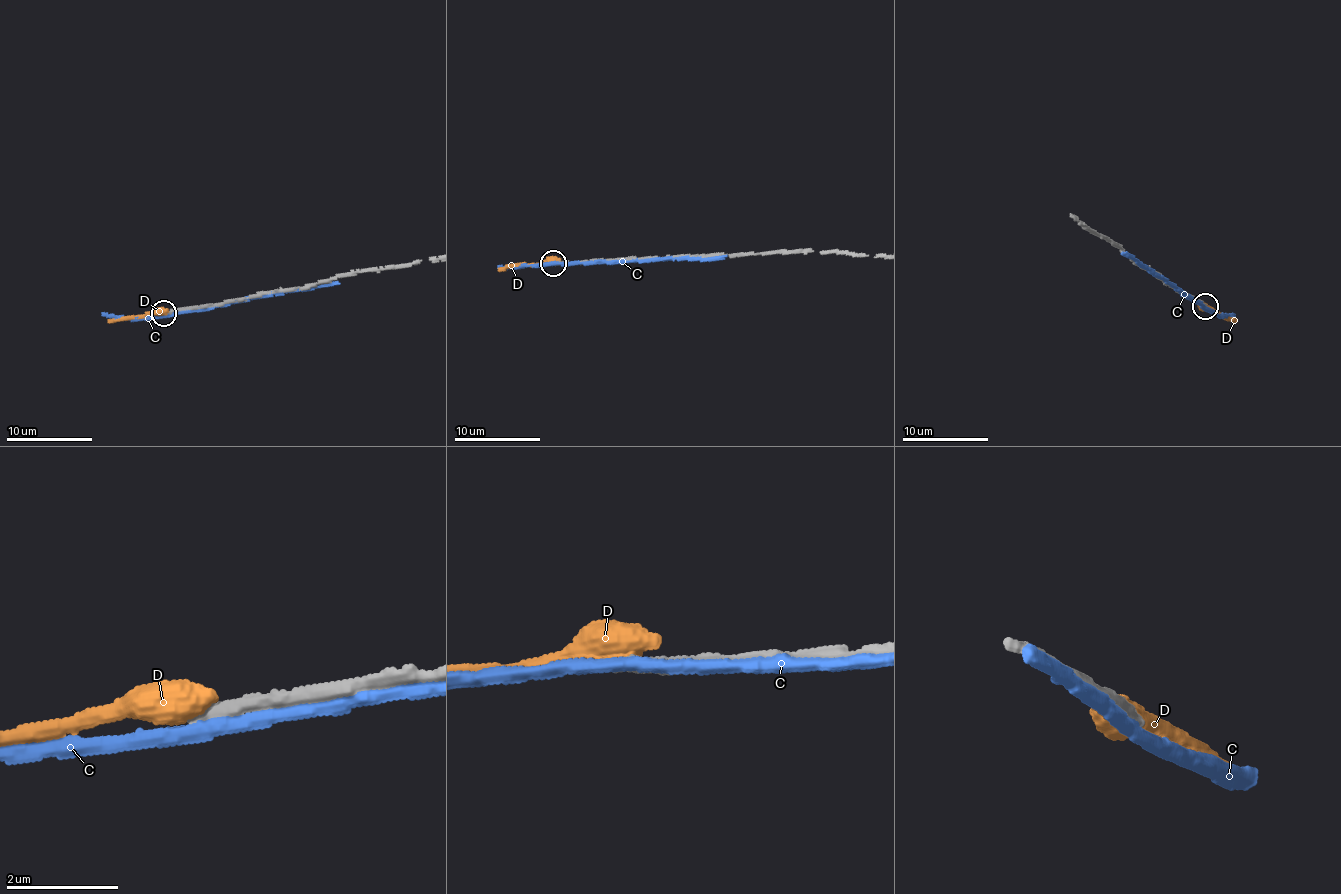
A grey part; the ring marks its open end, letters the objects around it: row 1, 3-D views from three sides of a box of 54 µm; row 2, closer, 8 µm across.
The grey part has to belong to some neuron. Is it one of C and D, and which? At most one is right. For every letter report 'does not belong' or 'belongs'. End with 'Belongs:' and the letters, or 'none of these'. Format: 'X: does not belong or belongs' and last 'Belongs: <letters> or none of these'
C: does not belong
D: does not belong
Belongs: none of these

